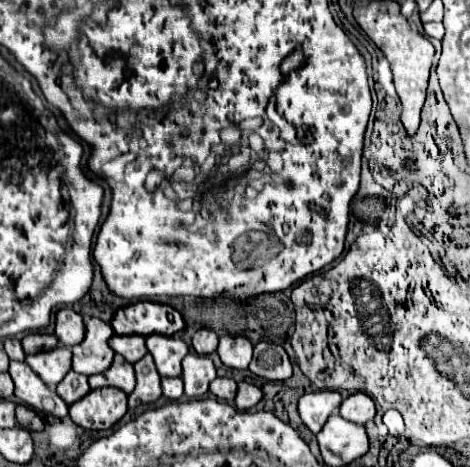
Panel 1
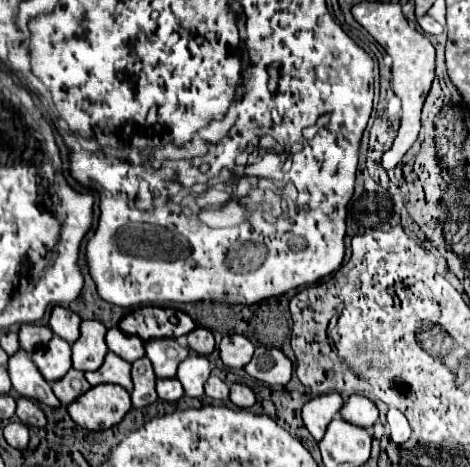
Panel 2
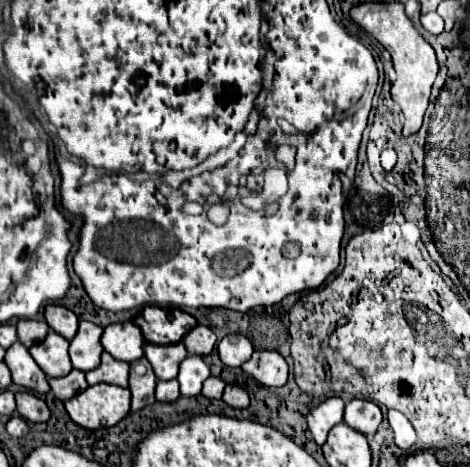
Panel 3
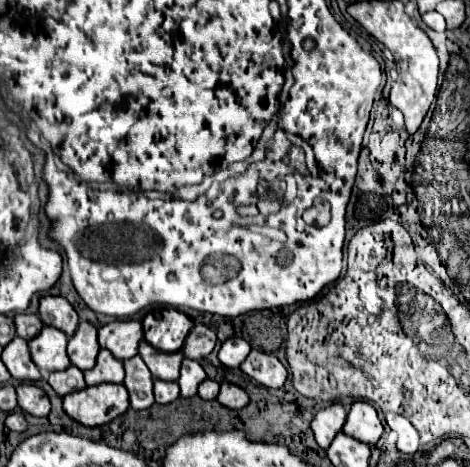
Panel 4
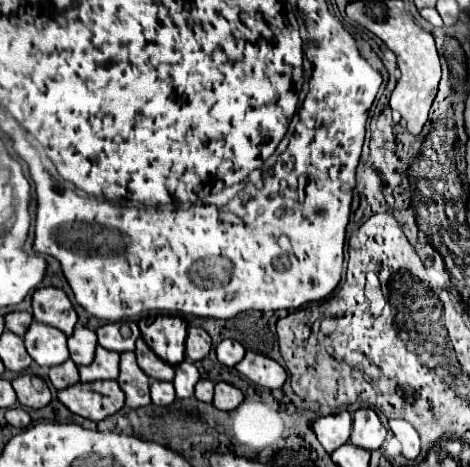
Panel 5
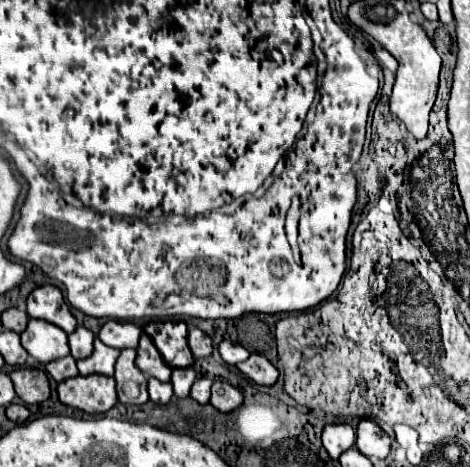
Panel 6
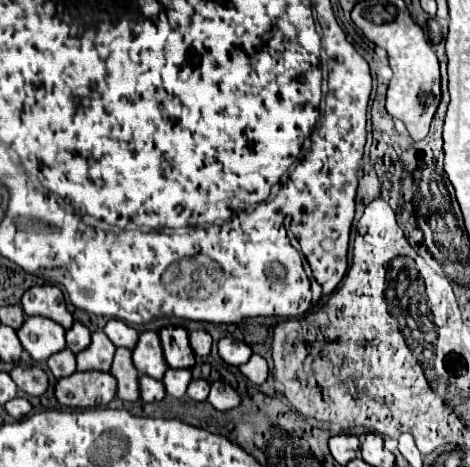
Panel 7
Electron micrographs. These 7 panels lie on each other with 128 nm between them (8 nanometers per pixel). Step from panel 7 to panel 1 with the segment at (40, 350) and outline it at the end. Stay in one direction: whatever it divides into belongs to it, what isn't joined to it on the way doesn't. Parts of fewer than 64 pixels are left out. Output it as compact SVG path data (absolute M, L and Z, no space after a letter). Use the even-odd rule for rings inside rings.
M56 346L54 352L38 352L26 356L26 364L48 384L48 388L56 388L56 384L70 372L72 352L64 346Z

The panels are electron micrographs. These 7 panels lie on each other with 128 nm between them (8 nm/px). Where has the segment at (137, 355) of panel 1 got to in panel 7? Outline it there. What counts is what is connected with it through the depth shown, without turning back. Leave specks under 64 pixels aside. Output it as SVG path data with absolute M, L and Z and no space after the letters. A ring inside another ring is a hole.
M110 320L104 326L104 332L112 340L114 346L124 346L124 348L132 350L136 346L136 342L138 342L138 332L132 326L128 326L126 322L122 322L122 320Z

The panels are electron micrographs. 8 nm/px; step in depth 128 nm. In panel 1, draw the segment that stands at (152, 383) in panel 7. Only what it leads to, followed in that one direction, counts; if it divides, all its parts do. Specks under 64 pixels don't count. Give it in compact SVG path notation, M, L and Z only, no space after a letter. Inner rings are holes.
M162 378L162 396L168 400L178 400L182 398L182 378Z

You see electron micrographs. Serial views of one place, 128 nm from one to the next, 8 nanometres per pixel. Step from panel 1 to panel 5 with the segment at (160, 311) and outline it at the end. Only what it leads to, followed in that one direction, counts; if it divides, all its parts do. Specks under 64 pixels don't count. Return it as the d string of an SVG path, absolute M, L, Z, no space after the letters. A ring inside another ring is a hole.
M154 316L150 320L138 322L142 338L146 344L168 364L176 366L186 360L184 340L186 340L186 322L178 316Z

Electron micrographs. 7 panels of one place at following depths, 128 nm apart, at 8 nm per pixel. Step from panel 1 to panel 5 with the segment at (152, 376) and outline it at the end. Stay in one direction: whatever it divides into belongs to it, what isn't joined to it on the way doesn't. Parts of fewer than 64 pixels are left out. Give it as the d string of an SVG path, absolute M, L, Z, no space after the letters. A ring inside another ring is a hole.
M122 352L118 384L126 394L126 406L140 408L150 404L150 378L136 364L134 352Z

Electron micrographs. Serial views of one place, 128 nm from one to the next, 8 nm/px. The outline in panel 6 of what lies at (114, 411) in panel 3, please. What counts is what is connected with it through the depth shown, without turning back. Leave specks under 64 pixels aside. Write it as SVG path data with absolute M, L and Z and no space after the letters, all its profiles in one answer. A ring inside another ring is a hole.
M92 374L74 376L58 384L58 398L62 404L84 410L88 414L106 412L116 404L116 382L114 378Z

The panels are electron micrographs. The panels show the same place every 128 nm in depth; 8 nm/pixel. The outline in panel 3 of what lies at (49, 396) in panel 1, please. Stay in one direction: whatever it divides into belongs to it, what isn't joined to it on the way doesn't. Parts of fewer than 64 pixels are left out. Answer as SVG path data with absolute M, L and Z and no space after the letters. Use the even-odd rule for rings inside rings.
M20 340L16 344L12 344L12 348L6 350L4 362L12 372L12 382L14 384L36 390L40 394L50 392L48 378L44 376L40 366L32 360L28 348L24 348L24 344L20 344Z

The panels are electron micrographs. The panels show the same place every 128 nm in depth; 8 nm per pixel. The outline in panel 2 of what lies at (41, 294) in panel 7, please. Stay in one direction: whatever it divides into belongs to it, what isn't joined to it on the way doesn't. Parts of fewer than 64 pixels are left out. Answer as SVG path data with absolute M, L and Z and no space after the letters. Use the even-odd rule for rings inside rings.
M54 306L50 312L50 328L56 336L64 338L66 342L74 342L78 338L78 328L80 328L80 318L78 314L74 314L68 308L62 306Z

